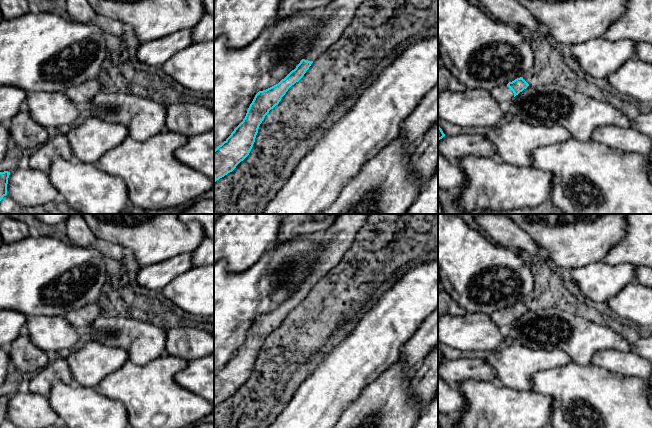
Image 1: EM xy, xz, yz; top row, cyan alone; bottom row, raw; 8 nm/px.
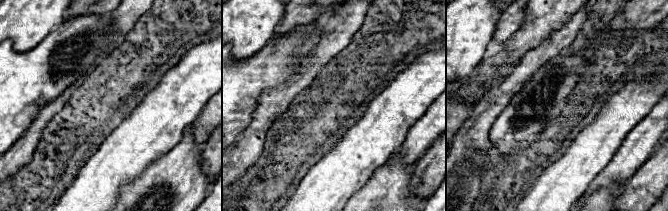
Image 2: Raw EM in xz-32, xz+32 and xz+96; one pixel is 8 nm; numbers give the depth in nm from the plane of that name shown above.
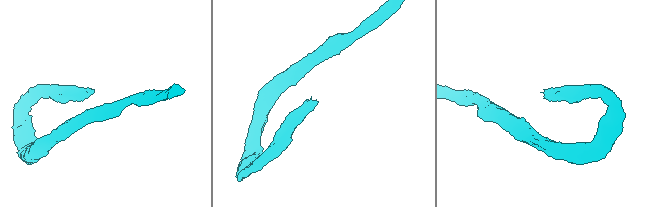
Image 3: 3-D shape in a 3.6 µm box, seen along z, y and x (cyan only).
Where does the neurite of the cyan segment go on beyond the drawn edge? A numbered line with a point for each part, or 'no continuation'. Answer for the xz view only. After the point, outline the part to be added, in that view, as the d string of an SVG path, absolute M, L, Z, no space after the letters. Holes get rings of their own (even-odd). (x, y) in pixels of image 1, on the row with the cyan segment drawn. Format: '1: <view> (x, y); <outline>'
1: xz (338, 14); M332 0L320 10L324 19L320 35L313 41L305 60L315 61L324 51L333 45L351 24L357 9L365 0Z

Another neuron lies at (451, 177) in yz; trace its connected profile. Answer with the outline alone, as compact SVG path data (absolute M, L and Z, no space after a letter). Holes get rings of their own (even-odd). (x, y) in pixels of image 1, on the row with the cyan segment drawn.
M438 150L438 188L457 191L466 184L466 176L456 162L447 160Z

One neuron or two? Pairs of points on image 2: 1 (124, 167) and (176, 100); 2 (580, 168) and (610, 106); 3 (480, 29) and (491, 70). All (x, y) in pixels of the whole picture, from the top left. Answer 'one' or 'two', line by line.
1: one
2: one
3: two

